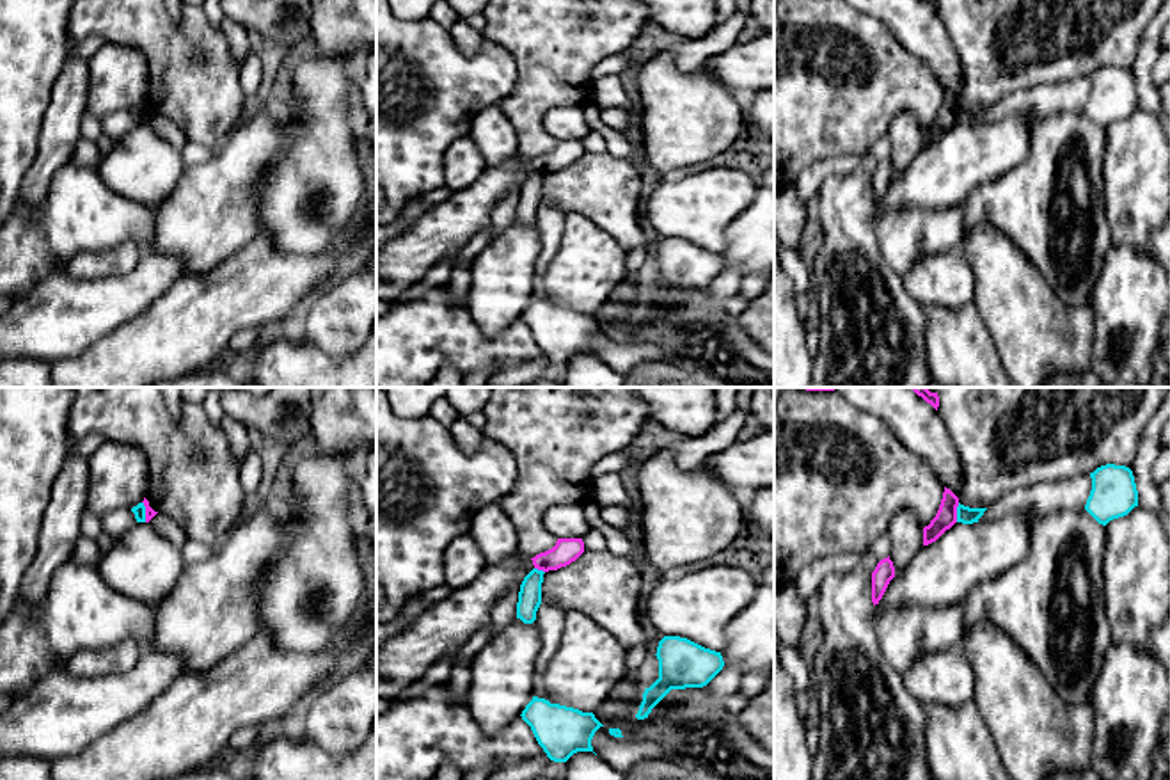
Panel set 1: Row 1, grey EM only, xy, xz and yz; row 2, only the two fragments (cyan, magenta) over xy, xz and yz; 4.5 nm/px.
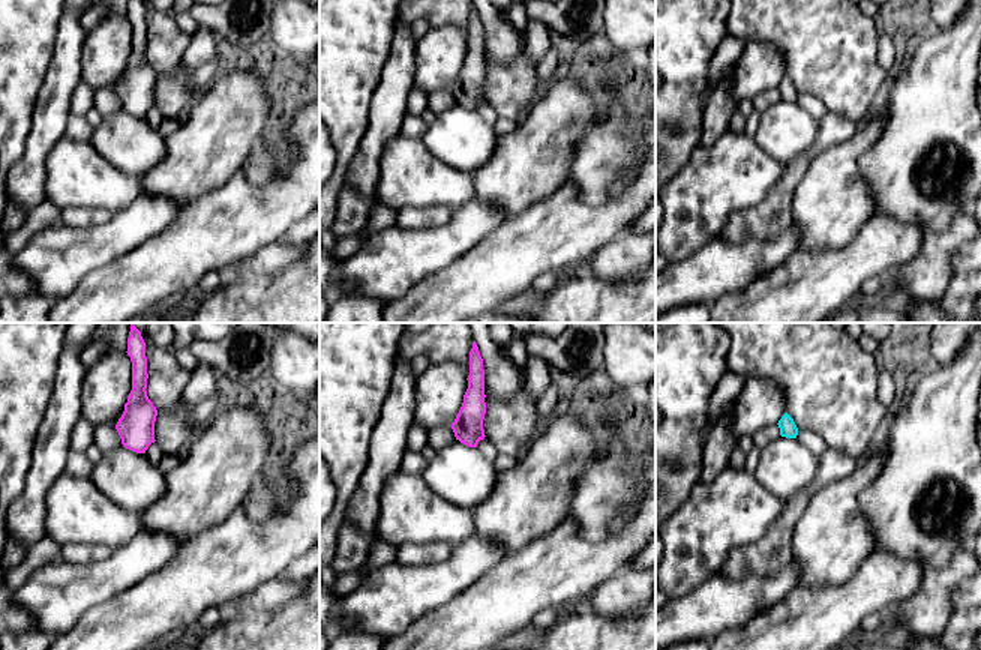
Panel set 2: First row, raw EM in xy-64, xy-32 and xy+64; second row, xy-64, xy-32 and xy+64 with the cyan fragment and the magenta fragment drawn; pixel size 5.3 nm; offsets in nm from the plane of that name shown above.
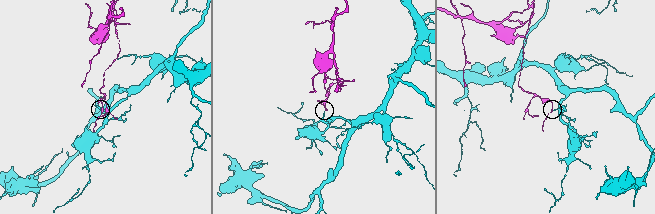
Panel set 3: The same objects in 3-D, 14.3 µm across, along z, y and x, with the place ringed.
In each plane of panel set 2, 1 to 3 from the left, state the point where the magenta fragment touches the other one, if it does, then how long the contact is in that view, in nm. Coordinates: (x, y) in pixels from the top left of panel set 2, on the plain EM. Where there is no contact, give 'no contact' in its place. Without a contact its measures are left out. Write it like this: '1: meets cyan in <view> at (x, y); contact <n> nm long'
1: no contact
2: no contact
3: no contact

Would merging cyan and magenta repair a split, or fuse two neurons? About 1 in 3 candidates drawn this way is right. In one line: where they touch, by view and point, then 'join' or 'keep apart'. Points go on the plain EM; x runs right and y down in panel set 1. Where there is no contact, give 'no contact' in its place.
meets cyan in yz at (957, 114); keep apart

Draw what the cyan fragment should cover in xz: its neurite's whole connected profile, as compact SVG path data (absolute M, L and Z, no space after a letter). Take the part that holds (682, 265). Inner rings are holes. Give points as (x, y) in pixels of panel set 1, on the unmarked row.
M664 238L657 249L659 281L644 291L637 322L671 293L707 288L724 268L721 254L705 251L687 240Z

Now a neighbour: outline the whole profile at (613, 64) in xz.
M627 50L618 52L614 55L607 55L593 66L591 80L598 80L598 78L611 76L611 75L620 76L632 64L634 64L634 60L628 57Z

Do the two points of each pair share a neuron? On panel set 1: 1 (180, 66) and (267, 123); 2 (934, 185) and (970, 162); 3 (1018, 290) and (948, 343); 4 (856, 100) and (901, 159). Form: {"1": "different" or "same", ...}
{"1": "different", "2": "same", "3": "different", "4": "different"}

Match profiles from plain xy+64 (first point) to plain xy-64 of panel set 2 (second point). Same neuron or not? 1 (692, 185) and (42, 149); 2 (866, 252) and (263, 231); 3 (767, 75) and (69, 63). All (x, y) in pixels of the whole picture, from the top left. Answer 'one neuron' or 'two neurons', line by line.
1: two neurons
2: one neuron
3: two neurons

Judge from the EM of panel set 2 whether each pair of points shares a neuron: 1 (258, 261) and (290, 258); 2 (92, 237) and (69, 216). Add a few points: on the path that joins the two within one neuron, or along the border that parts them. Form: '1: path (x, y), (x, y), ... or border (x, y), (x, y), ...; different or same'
1: path (266, 261), (282, 258); same
2: border (113, 213), (102, 224), (63, 225); different

